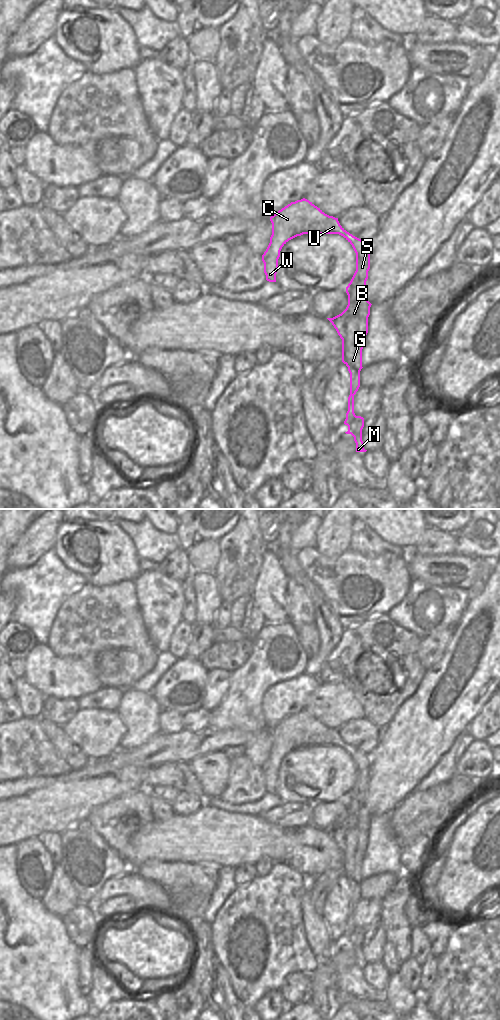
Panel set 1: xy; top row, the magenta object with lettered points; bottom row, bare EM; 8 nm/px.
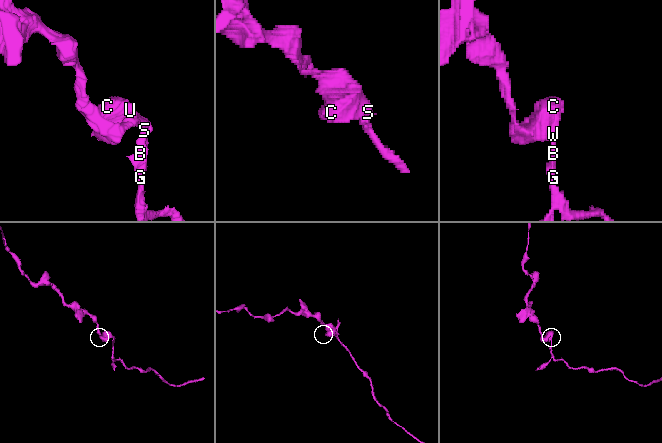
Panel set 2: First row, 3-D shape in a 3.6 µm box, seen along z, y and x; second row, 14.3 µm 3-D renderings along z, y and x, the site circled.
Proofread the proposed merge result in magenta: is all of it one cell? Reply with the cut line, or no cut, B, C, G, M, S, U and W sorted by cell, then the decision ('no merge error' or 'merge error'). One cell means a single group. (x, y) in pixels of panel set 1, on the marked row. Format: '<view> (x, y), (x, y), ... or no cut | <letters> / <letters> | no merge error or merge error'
xy (356, 416), (348, 426) | B C G S U W / M | merge error

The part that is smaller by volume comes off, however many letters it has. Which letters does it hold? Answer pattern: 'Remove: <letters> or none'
Remove: M

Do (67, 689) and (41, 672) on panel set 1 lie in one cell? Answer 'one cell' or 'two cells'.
one cell

